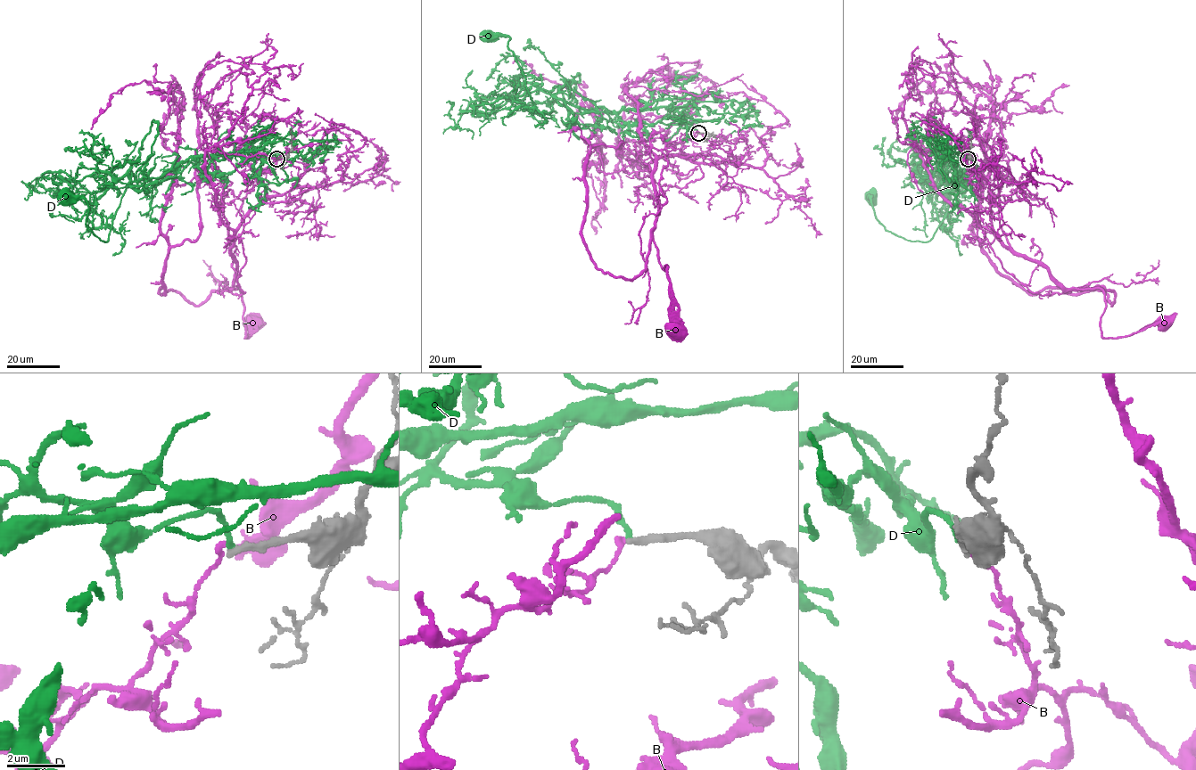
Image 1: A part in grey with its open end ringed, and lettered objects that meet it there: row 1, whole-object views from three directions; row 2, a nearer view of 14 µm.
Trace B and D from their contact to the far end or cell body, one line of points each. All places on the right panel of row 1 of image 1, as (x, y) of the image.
B: (968, 158), (987, 179), (992, 227), (1003, 243), (1040, 262), (1067, 289), (1101, 289), (1105, 338), (1167, 323)
D: (968, 159), (942, 151), (934, 190), (930, 179), (943, 173), (949, 206), (926, 241), (887, 231), (870, 197)

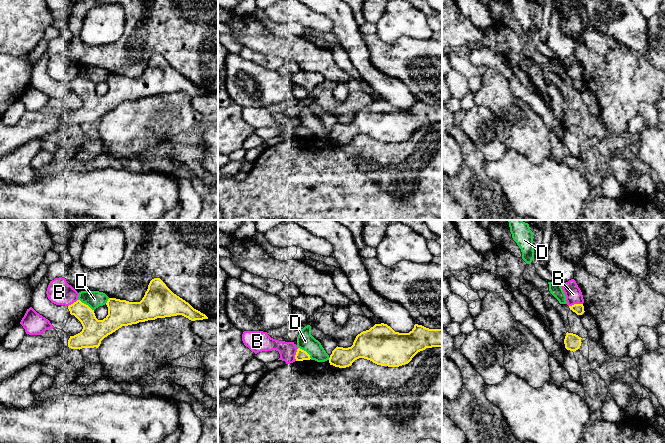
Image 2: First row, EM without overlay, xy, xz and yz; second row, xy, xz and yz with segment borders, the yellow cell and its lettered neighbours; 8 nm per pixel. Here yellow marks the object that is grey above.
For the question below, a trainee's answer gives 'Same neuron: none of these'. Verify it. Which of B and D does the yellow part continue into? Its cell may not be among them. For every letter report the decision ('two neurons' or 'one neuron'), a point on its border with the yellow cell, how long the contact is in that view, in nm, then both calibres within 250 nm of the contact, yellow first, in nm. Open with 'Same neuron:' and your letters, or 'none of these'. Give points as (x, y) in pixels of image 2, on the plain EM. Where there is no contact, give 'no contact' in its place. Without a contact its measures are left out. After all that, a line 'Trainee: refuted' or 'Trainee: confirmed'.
Same neuron: none of these
B: two neurons | yz (575, 80) | 110 nm | 80/130 nm
D: two neurons | xy (85, 80) | 160 nm | 190/140 nm
Trainee: confirmed

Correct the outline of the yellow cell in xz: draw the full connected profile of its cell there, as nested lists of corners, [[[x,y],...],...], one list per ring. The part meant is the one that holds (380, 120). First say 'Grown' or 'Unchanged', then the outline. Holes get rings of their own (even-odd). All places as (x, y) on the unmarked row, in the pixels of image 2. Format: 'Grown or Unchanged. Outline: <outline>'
Unchanged. Outline: [[[381,99],[358,110],[351,123],[337,122],[329,139],[346,144],[355,136],[364,134],[377,141],[399,143],[408,140],[418,128],[432,123],[442,123],[442,105],[415,100],[409,109],[399,109]]]

